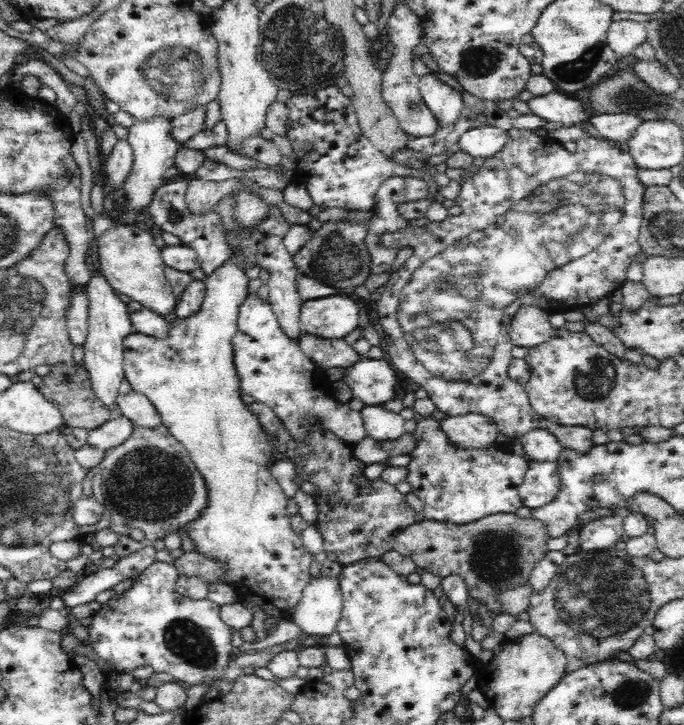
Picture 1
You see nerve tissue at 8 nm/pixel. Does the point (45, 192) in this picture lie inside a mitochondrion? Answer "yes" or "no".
no

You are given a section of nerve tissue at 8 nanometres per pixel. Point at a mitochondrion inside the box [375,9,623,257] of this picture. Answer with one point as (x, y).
(477, 61)

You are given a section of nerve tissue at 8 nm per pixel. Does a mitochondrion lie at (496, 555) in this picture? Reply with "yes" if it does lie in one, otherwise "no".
yes

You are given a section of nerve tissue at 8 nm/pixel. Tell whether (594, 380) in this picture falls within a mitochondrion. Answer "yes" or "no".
yes

